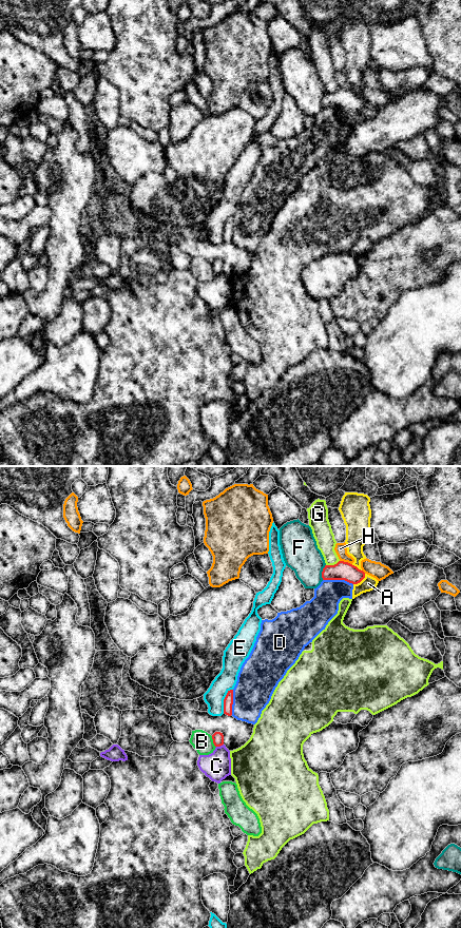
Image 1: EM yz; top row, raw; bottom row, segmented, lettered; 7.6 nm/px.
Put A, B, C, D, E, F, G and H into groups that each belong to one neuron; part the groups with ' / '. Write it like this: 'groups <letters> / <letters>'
groups A / B / C / D / E / F / G / H

